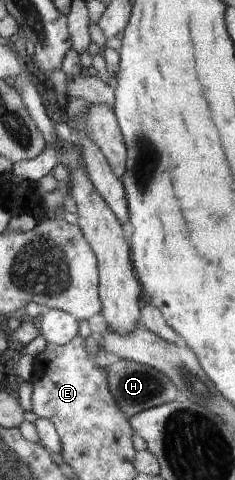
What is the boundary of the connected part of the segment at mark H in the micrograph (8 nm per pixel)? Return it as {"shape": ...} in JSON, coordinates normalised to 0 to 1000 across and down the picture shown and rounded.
{"shape":[[[523,748],[472,758],[451,771],[464,815],[545,871],[596,856],[787,829],[749,802],[694,775],[655,765]]]}

